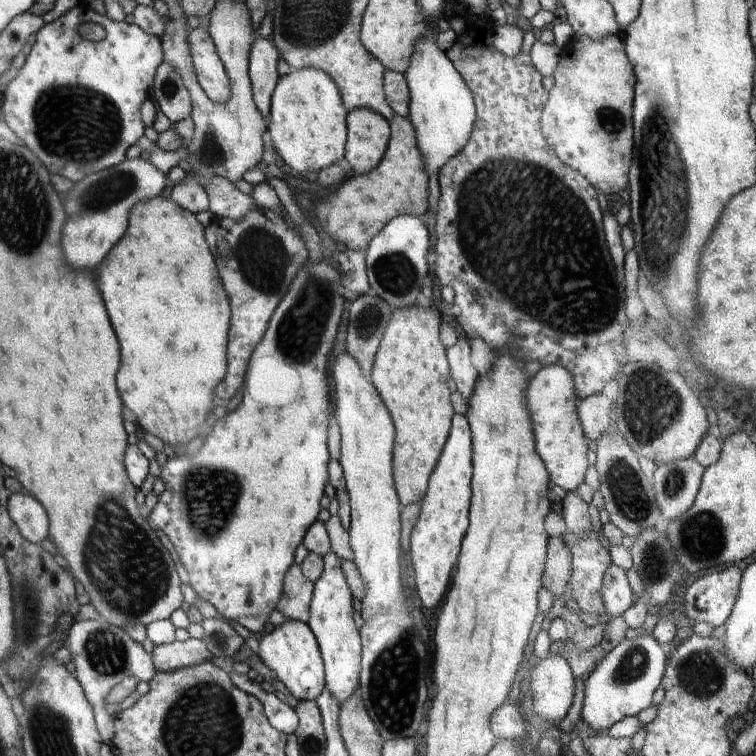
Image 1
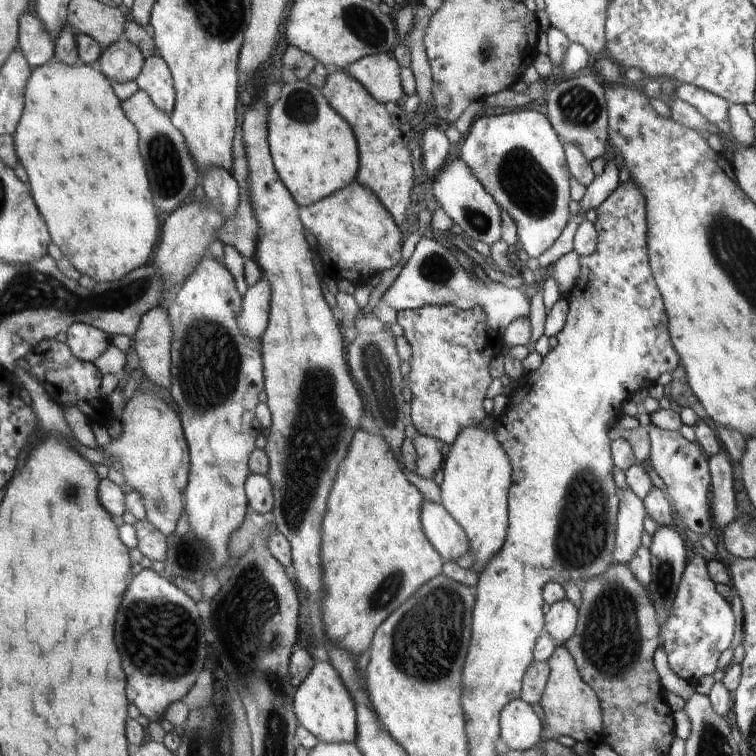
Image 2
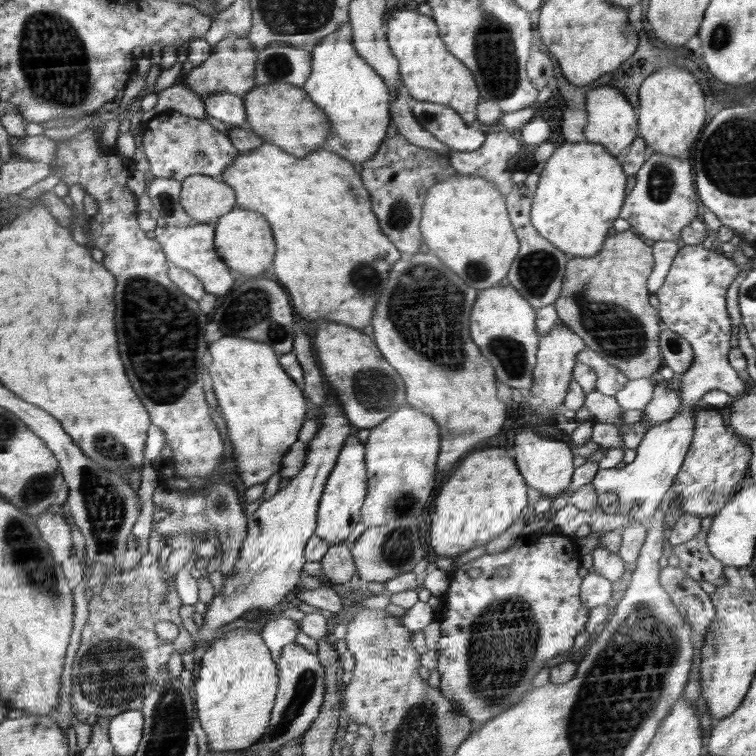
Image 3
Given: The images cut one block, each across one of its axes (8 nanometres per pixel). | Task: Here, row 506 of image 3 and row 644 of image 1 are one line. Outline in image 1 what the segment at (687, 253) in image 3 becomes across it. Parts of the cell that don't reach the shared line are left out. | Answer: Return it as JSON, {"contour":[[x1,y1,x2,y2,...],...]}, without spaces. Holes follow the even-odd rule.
{"contour":[[641,635,620,641,582,682,583,706,581,720,604,735,612,726,628,717,635,716,652,706,652,694,663,680,666,654,652,635]]}

